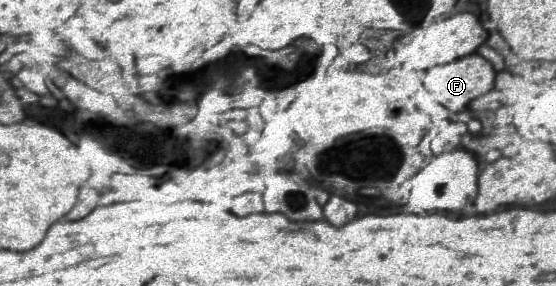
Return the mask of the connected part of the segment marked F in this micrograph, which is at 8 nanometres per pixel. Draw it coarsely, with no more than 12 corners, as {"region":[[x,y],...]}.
{"region":[[484,57],[430,69],[432,97],[448,111],[466,109],[494,89]]}

